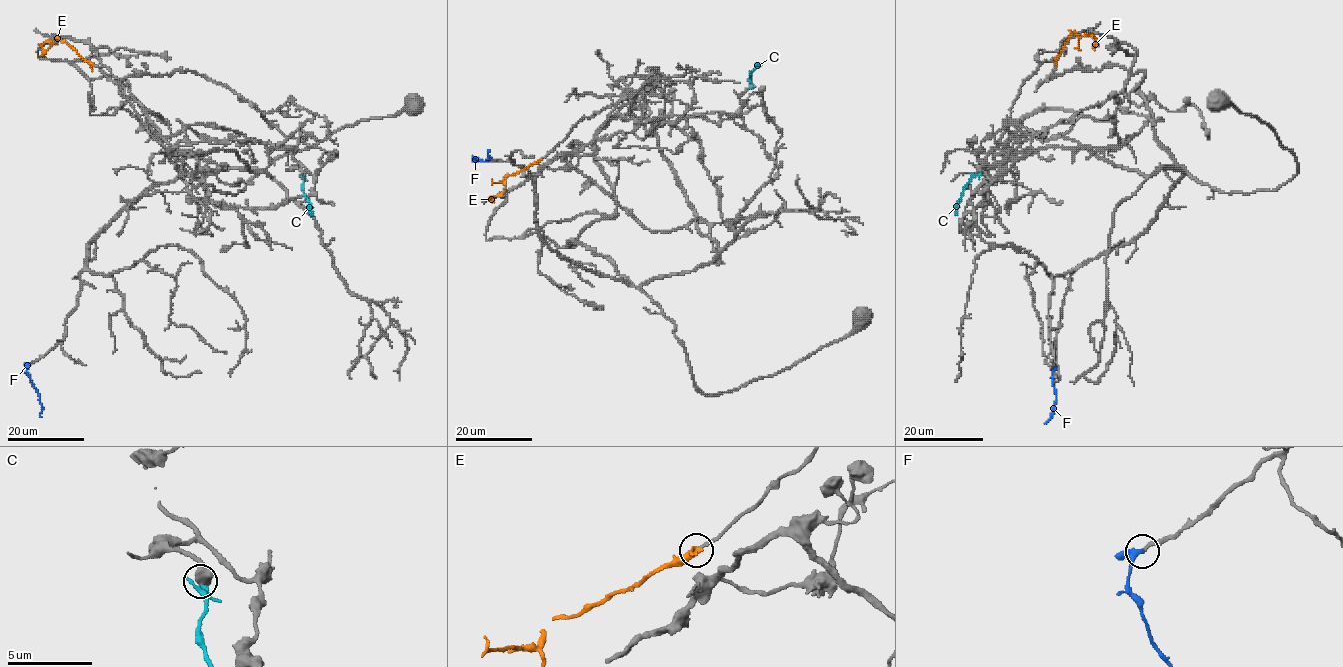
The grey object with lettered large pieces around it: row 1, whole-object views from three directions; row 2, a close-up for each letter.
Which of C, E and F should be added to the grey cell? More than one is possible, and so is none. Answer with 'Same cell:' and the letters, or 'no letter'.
Same cell: F

